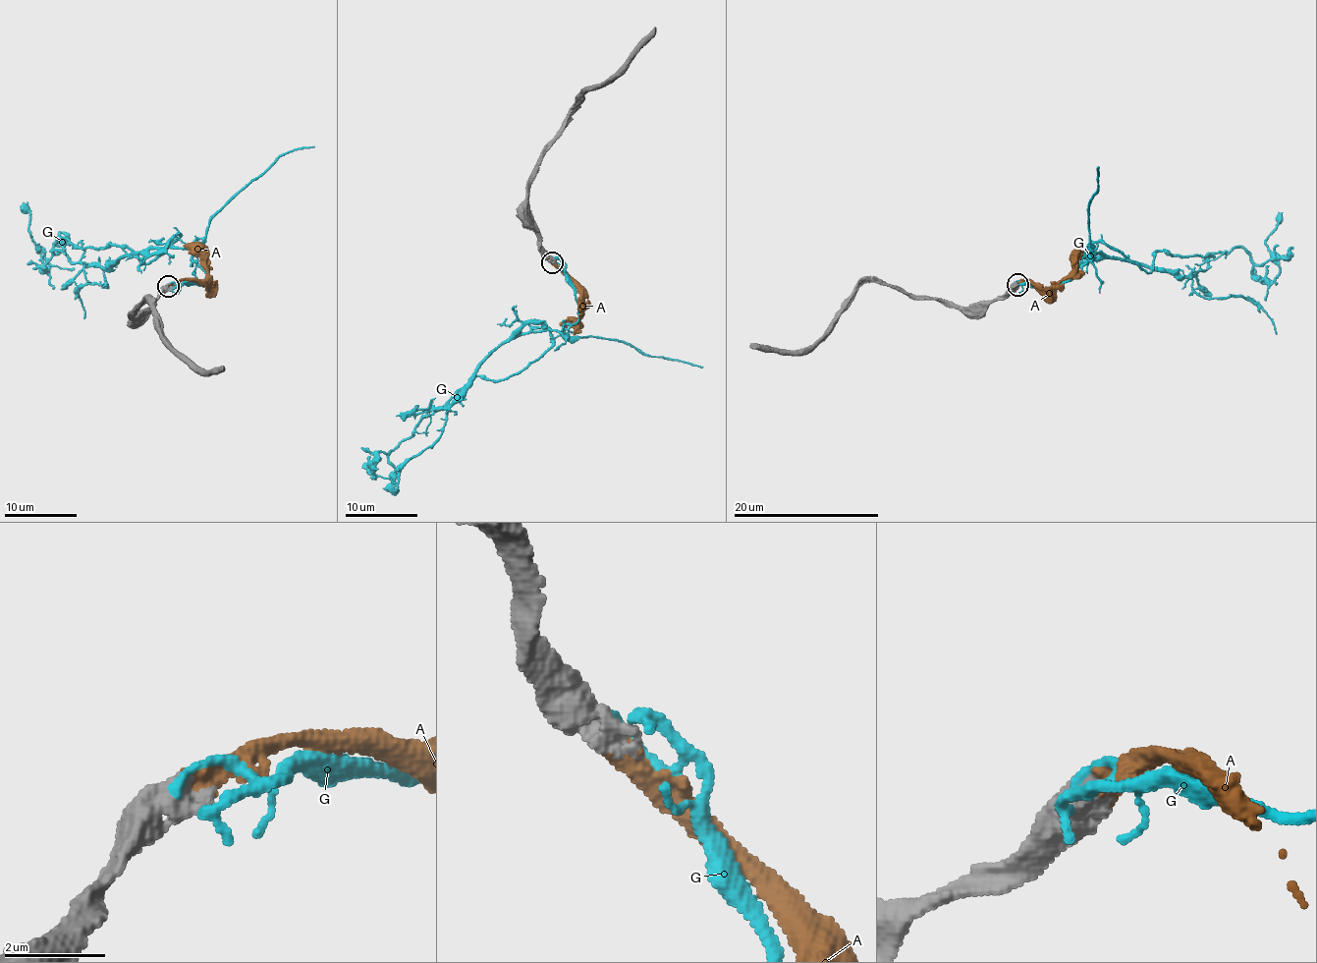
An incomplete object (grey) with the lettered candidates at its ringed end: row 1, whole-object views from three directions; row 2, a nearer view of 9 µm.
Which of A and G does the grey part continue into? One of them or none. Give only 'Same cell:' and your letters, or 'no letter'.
Same cell: A

